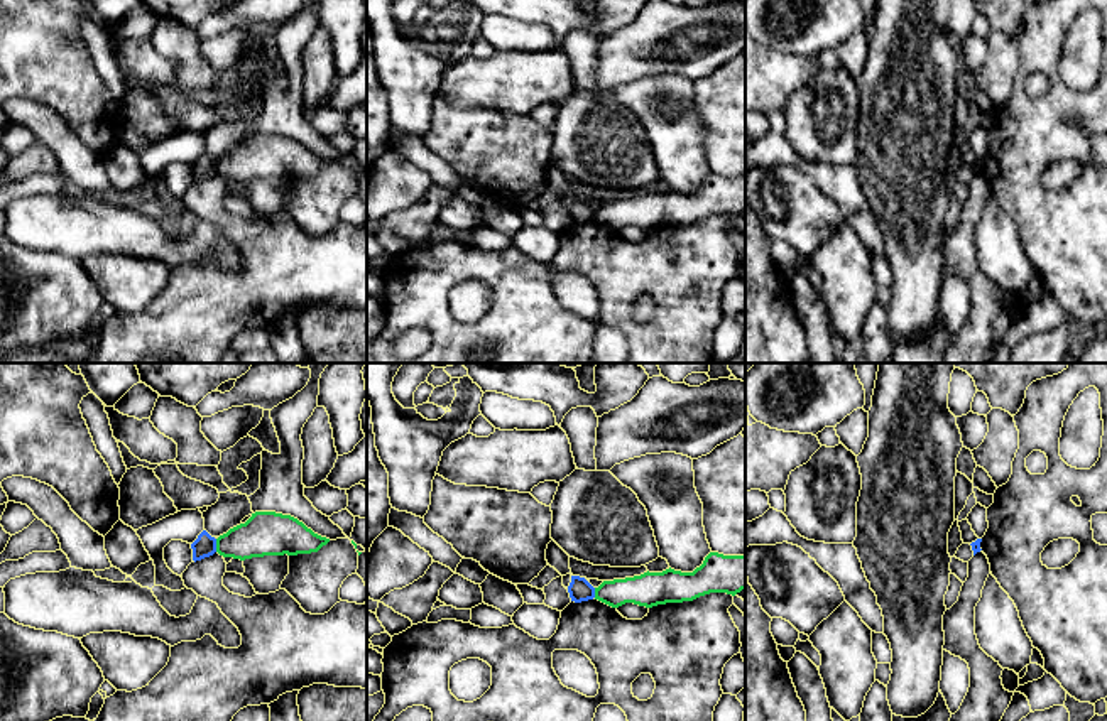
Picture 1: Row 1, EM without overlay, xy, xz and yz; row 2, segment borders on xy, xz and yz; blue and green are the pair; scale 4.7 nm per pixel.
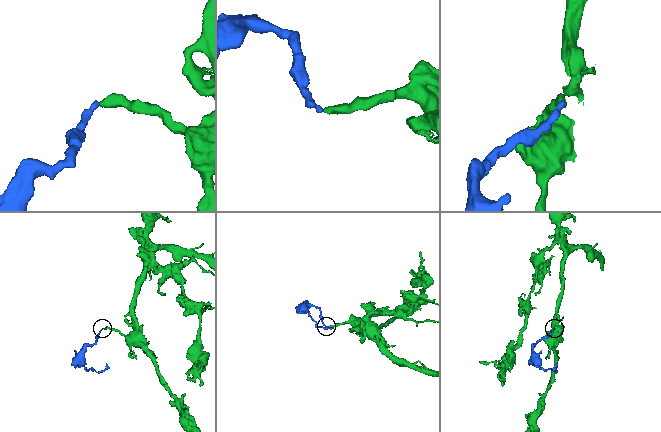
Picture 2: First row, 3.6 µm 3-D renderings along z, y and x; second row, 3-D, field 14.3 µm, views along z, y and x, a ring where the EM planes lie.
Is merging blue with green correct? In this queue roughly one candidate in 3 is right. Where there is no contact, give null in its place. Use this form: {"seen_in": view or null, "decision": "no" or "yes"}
{"seen_in": "xy", "decision": "no"}

